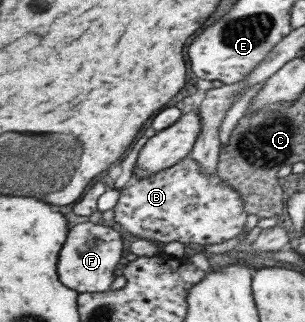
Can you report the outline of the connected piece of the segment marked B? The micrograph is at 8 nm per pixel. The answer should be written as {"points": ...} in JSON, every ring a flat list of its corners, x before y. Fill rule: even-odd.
{"points":[[188,155,171,168,161,169,160,172,153,173,152,176,145,179,137,179,132,177,129,183,119,189,117,206,115,209,115,221,121,229,133,235,133,237,141,239,153,239,155,242,167,243,169,241,179,241,184,245,188,243,196,243,197,245,219,244,223,240,229,240,235,236,240,239,237,243,241,243,247,239,247,231,245,230,246,213,242,209,241,195,237,191,233,191,229,185,225,185,217,173,213,175,205,175,199,173,197,163]]}

